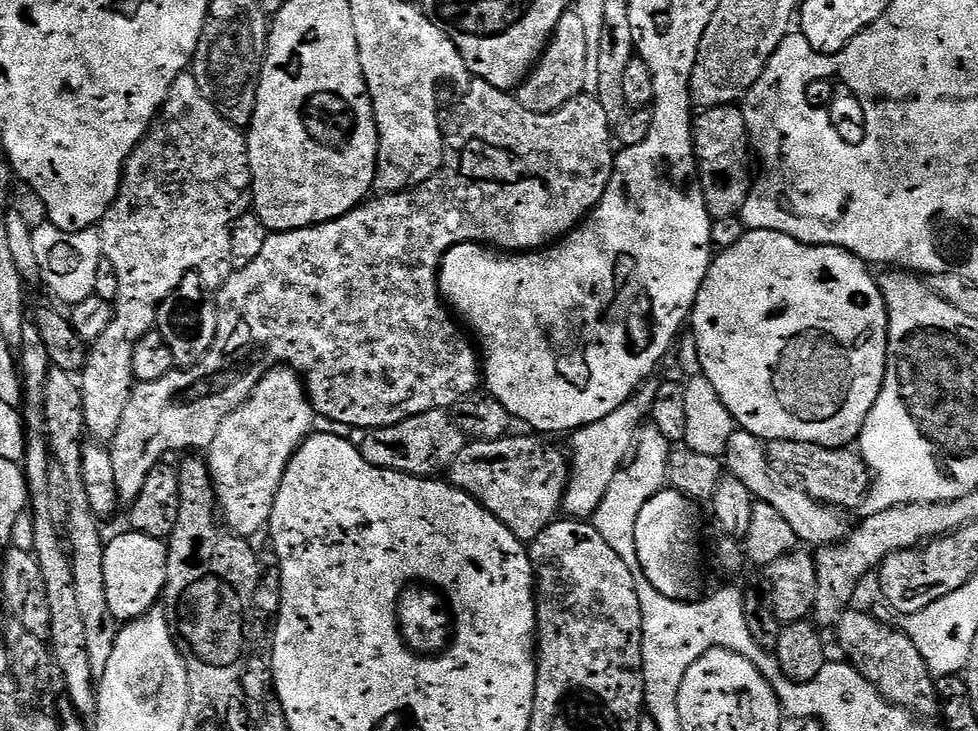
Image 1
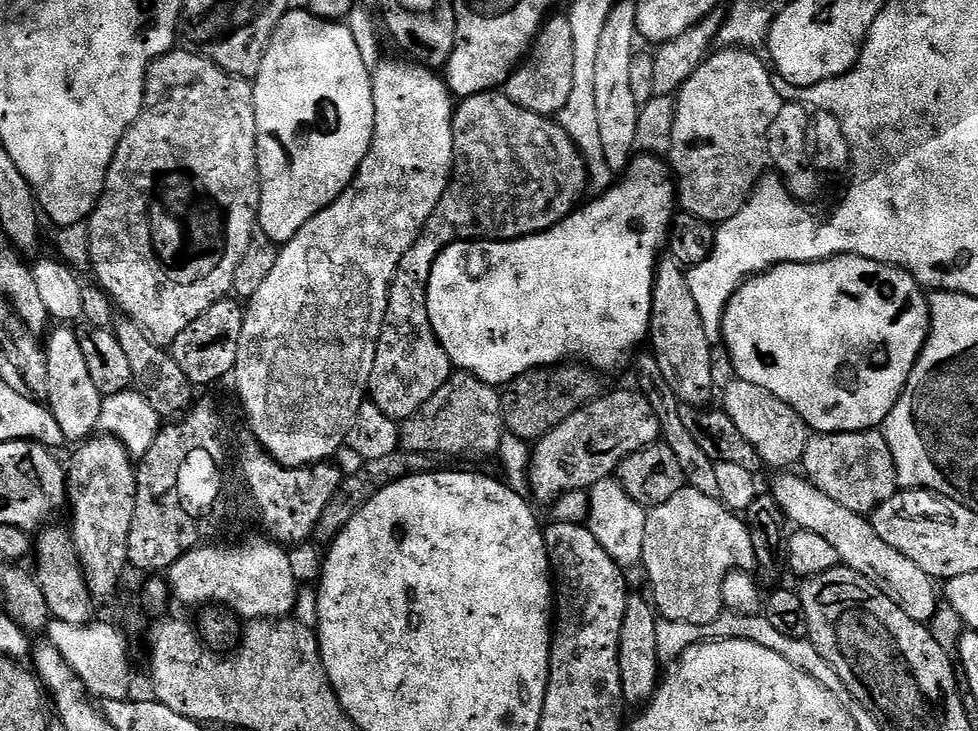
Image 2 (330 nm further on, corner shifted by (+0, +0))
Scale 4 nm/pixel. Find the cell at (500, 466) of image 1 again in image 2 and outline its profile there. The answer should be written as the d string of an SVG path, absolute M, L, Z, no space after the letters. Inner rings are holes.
M633 391L612 392L609 396L607 393L603 398L593 400L582 410L570 414L566 422L562 422L540 440L535 441L528 466L528 482L531 491L536 491L542 499L552 502L566 492L591 490L598 482L609 479L627 456L657 443L661 439L658 415L654 414L652 405L643 394Z

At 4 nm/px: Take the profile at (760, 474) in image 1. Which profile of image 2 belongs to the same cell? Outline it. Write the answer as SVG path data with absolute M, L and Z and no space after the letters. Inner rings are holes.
M792 470L781 471L777 475L780 477L770 488L770 495L774 497L785 517L791 523L793 520L797 529L826 538L826 542L830 542L830 546L838 550L843 567L854 570L874 582L874 586L878 586L882 594L886 594L897 606L906 610L910 618L914 618L919 624L928 624L938 609L938 588L935 588L937 585L934 580L917 563L884 542L867 515L846 510L846 506L838 506L834 498L822 494L822 490L818 490L811 480L800 474L795 476L794 473Z

